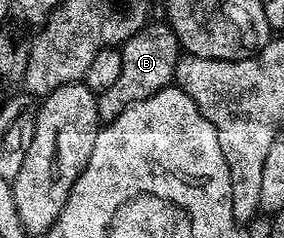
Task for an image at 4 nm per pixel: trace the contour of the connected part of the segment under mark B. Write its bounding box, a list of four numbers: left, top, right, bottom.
[97,23,180,121]

